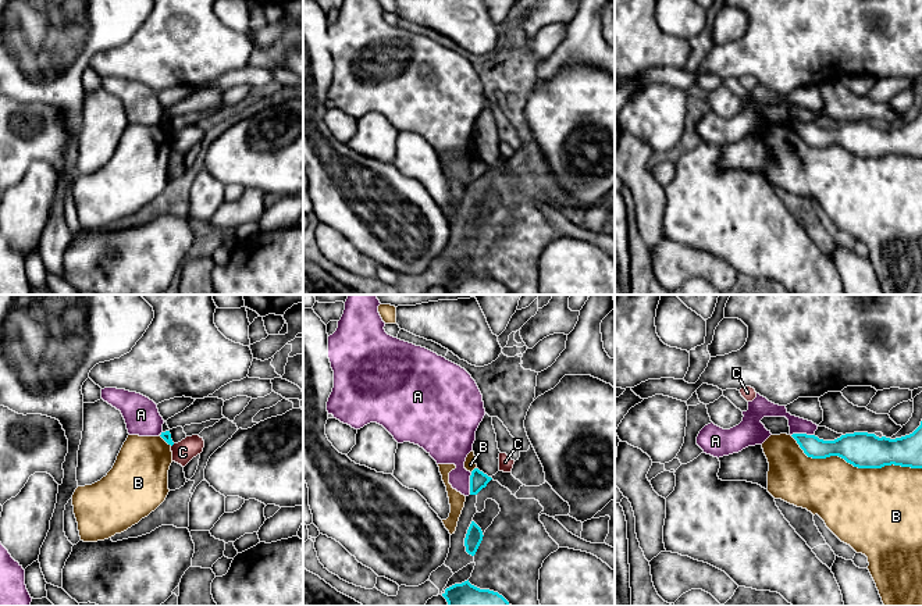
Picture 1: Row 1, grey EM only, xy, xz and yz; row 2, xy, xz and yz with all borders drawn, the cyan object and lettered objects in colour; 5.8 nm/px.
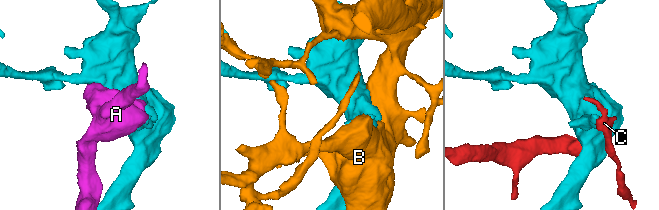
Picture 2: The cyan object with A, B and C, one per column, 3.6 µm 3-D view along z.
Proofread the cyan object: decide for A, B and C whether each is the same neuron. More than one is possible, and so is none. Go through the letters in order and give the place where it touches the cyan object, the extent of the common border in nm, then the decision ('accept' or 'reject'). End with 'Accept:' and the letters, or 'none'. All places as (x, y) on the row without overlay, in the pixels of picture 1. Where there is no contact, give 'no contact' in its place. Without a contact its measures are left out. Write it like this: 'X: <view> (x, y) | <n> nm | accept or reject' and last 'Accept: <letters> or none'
A: xz (470, 173) | 130 nm | reject
B: yz (854, 154) | 800 nm | reject
C: no contact | reject
Accept: none

